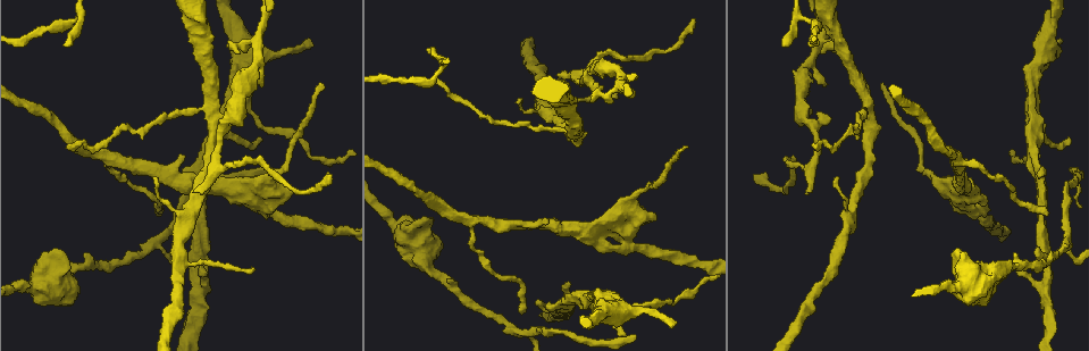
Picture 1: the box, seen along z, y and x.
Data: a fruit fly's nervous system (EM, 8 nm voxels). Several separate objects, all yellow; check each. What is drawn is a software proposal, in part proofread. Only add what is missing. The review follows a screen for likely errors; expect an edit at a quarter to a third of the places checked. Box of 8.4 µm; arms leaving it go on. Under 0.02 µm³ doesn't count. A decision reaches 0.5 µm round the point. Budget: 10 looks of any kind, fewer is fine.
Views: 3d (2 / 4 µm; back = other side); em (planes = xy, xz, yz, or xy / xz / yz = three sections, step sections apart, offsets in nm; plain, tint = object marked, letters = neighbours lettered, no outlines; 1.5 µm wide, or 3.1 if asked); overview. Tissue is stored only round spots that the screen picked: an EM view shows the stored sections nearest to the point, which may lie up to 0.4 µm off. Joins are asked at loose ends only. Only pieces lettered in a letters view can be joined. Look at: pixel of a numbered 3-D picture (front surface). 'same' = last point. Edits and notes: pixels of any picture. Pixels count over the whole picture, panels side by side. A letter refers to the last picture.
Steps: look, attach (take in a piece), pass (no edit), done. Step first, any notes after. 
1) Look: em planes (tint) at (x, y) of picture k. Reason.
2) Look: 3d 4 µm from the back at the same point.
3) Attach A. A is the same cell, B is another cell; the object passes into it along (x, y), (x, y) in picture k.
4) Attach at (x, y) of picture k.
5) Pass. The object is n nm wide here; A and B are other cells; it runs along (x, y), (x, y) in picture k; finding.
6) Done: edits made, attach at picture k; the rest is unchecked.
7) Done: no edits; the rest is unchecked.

Look: 3d 4 µm at (556, 75) of picture 1.

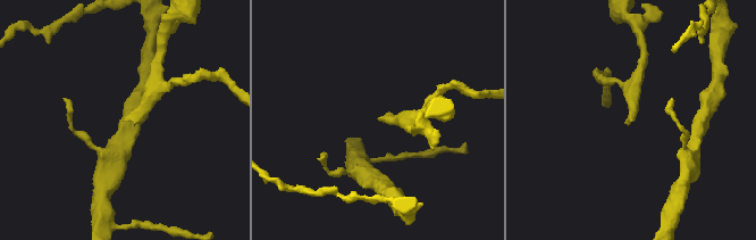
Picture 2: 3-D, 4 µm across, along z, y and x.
Look: em planes (letters) at (378, 117) of picture 2.

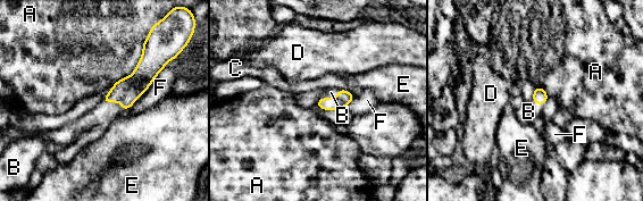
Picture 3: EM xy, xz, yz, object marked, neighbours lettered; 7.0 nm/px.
Attach at (105, 111) of picture 3. The longest contact is with F, 480 nm; B is the same cell, A, C, D, E and F are other cells; the object passes into it along (127, 90), (115, 101), (105, 111) in picture 3; the cell continues.

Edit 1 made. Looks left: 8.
Look: em planes (plain) at (67, 147) of picture 1. An open end.

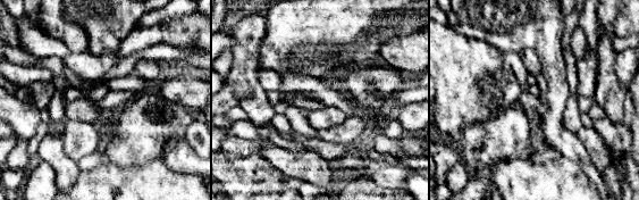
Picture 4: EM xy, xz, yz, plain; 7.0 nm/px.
Look: em planes (letters) at the same point. See the neighbours.

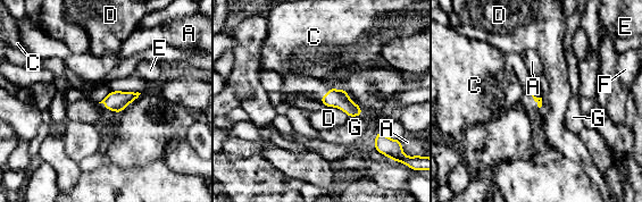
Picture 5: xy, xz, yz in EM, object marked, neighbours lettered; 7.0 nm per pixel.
Pass. A, C, D, E, F and G are other cells; a border runs along (326, 107), (338, 107), (349, 116) in picture 5; no lettered piece goes on from it.

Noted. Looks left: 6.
Look: 3d 2 µm at (307, 40) of picture 1. Tapers out.

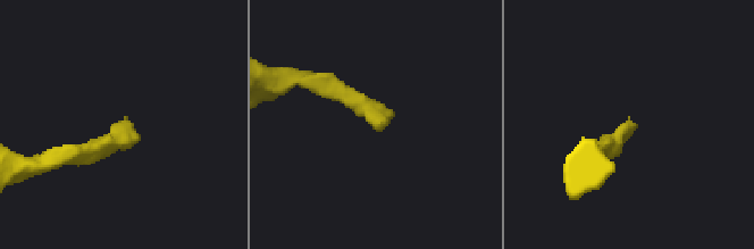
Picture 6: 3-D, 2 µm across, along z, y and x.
Look: em planes (tint) at (117, 127) of picture 6. Shape alone is not enough.

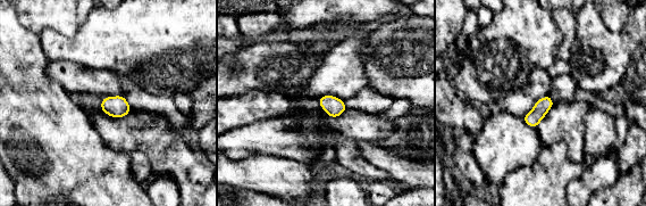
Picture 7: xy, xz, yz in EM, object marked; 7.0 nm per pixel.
Look: em planes (letters) at the same point.

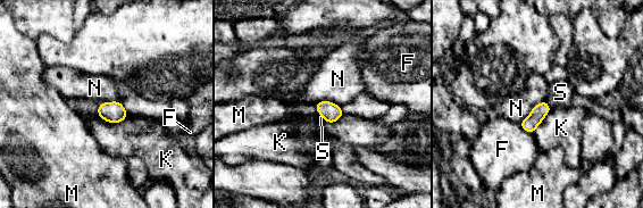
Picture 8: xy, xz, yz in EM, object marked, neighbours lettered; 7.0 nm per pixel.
Attach at (560, 92) of picture 8. S is the same cell, F, K, M and N are other cells; the object passes into it along (539, 113), (548, 105), (560, 92) in picture 8; it goes on there.

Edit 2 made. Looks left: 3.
Look: overview.

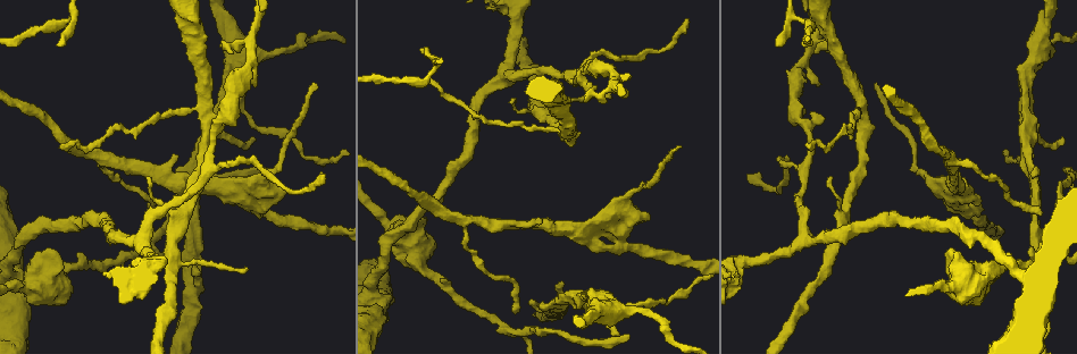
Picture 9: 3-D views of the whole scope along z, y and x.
Look: em yz step 4 (letters) at (677, 147) of picture 9. End of a long branch.

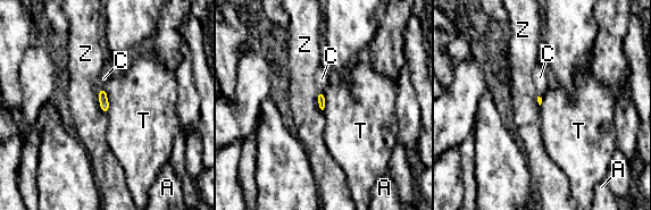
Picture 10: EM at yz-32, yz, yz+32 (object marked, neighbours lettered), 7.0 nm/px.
Attach at (322, 78) of picture 10. C is the same cell, A, T and Z are other cells; the object passes into it along (320, 98), (322, 92), (322, 78) in picture 10; the cell continues.

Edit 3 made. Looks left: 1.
Done: edits made, attach at picture 3, attach at picture 8, attach at picture 10; the rest is unchecked.

